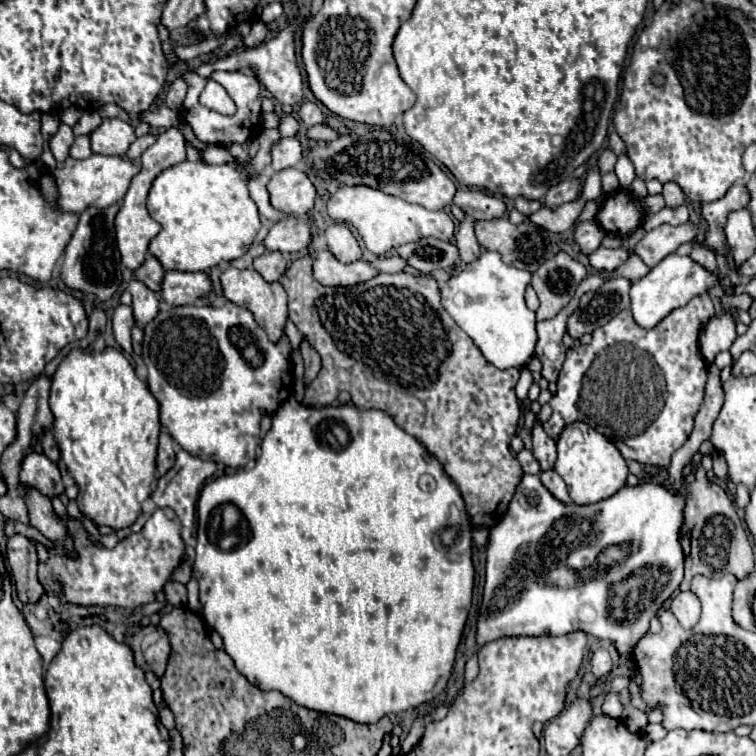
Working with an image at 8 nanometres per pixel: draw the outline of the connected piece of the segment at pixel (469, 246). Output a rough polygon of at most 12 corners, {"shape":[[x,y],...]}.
{"shape":[[465,216],[455,232],[463,262],[479,256],[475,218]]}

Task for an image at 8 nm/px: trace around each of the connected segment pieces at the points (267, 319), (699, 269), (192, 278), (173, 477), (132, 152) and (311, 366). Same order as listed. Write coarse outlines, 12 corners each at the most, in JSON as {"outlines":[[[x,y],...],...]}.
{"outlines":[[[253,268],[221,272],[227,300],[253,312],[269,340],[287,320],[281,282]],[[687,254],[665,256],[631,286],[631,312],[653,328],[711,288],[717,270]],[[169,270],[161,300],[169,306],[193,304],[211,290],[205,272]],[[177,452],[175,466],[159,480],[153,502],[181,522],[185,564],[193,564],[189,538],[195,502],[213,460]],[[157,136],[135,138],[123,158],[135,162]],[[301,338],[301,356],[305,360],[303,382],[311,384],[321,370],[321,356]]]}

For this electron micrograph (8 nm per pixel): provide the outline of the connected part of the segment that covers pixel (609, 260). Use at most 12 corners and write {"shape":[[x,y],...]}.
{"shape":[[599,246],[587,260],[595,270],[613,270],[629,252]]}

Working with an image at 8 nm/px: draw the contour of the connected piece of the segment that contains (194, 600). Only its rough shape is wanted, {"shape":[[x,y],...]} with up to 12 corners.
{"shape":[[197,580],[187,582],[189,608],[201,612]]}

